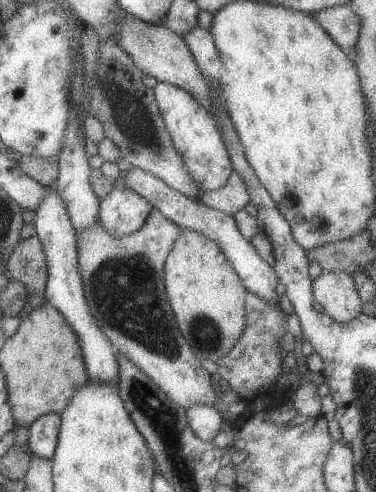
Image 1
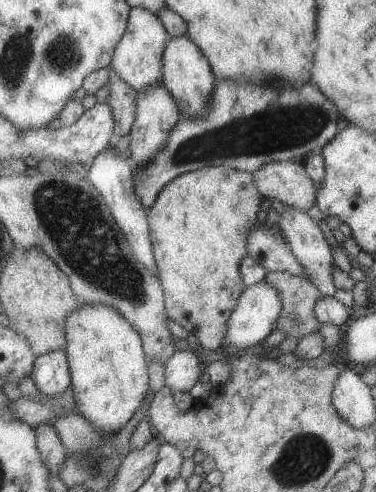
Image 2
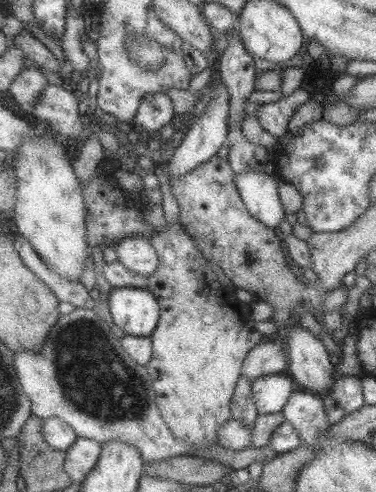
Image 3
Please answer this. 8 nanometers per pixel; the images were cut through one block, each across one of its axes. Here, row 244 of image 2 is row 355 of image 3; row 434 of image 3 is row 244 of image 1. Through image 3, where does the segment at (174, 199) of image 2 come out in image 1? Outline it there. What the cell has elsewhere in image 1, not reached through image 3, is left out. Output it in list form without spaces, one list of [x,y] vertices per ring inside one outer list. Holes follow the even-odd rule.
[[[181,230],[181,236],[173,242],[171,252],[165,258],[165,290],[171,304],[171,310],[177,318],[179,330],[183,338],[187,340],[189,348],[193,350],[193,356],[199,360],[211,360],[217,362],[223,358],[235,342],[241,338],[245,330],[245,294],[247,288],[243,280],[237,276],[233,264],[227,260],[227,256],[221,252],[221,248],[205,238],[203,234],[197,234],[195,230]]]

